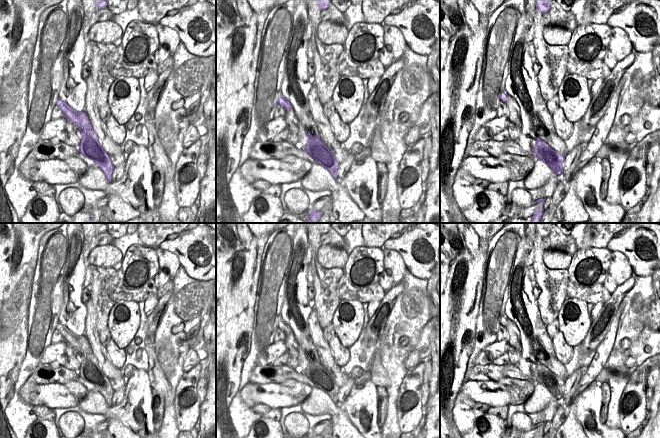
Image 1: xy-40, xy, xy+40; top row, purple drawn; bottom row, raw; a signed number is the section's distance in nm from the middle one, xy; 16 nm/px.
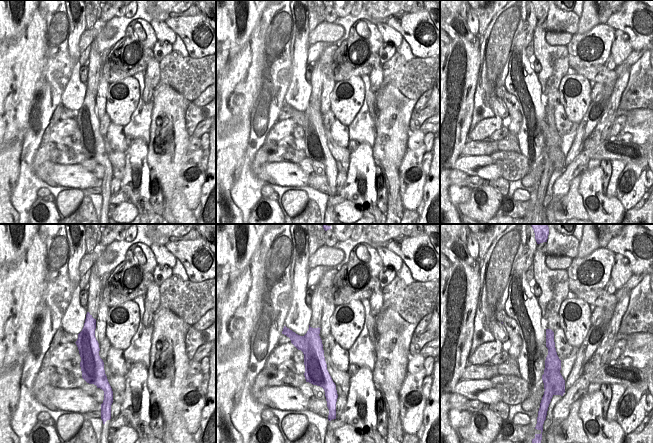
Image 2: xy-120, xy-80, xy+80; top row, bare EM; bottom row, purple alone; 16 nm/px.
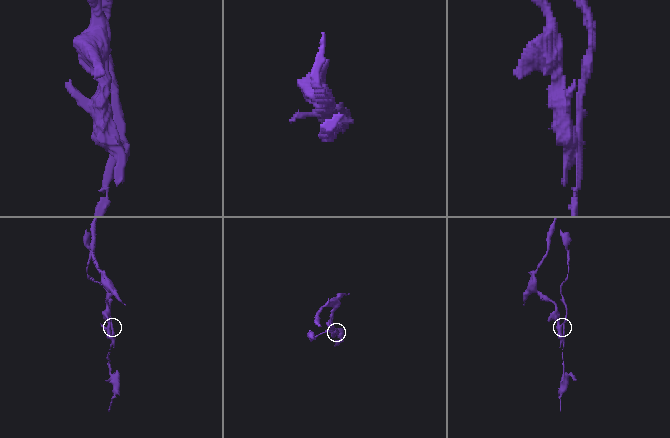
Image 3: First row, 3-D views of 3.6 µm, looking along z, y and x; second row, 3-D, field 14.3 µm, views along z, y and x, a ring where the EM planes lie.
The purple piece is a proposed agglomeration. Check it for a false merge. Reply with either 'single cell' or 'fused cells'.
fused cells

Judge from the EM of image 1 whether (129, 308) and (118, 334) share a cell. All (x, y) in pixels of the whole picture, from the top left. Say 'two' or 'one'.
one

